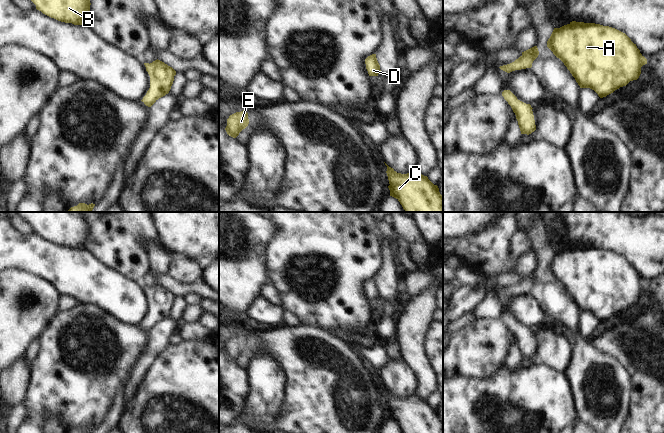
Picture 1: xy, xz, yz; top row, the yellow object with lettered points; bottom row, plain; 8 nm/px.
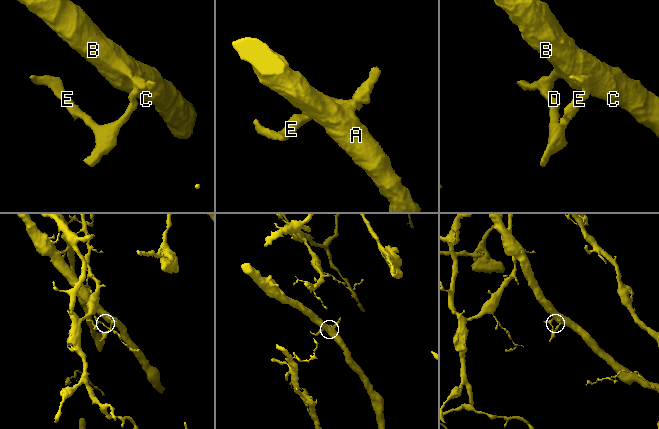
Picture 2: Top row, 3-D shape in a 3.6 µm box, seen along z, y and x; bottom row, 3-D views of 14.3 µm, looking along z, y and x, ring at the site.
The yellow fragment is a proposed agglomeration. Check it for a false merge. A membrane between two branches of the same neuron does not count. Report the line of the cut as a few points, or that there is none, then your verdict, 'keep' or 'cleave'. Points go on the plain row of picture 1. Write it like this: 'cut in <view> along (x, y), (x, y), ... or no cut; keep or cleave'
no cut; keep

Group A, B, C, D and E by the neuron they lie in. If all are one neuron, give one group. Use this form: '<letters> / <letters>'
A B C D E

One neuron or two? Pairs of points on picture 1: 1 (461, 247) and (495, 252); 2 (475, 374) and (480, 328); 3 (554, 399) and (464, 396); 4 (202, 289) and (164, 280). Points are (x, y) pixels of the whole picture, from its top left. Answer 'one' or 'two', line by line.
1: one
2: one
3: one
4: one

